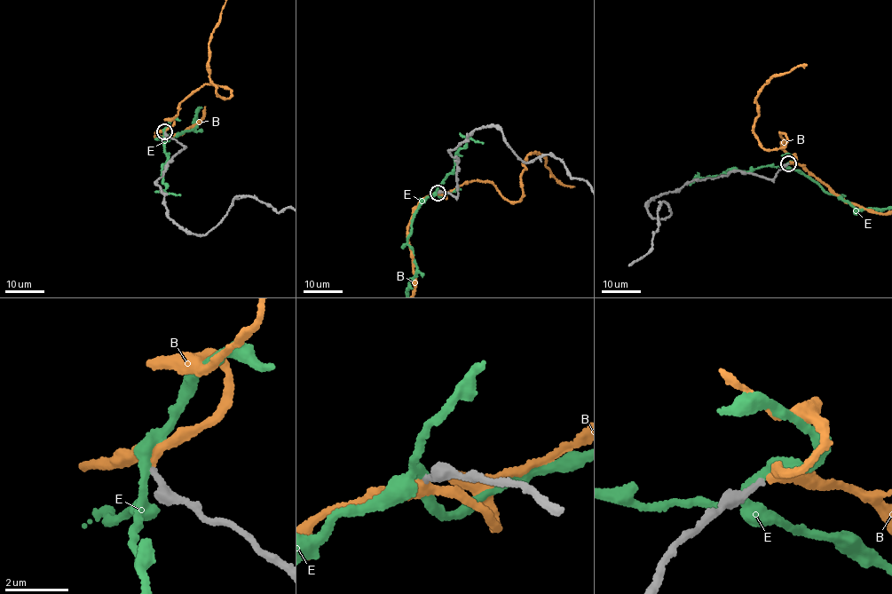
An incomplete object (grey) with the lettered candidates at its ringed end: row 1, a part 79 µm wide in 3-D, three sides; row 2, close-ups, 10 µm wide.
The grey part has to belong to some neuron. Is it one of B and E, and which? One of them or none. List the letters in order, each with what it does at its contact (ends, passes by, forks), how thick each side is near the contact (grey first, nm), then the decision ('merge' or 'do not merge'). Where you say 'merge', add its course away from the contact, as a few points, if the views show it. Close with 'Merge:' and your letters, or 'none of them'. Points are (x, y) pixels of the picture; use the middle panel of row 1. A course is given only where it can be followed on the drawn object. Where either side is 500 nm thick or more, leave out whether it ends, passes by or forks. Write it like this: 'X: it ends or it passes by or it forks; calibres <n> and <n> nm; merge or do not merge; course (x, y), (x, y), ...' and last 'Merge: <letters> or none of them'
B: it passes by; calibres 260 and 360 nm; merge
E: it passes by; calibres 260 and 300 nm; do not merge
Merge: B

